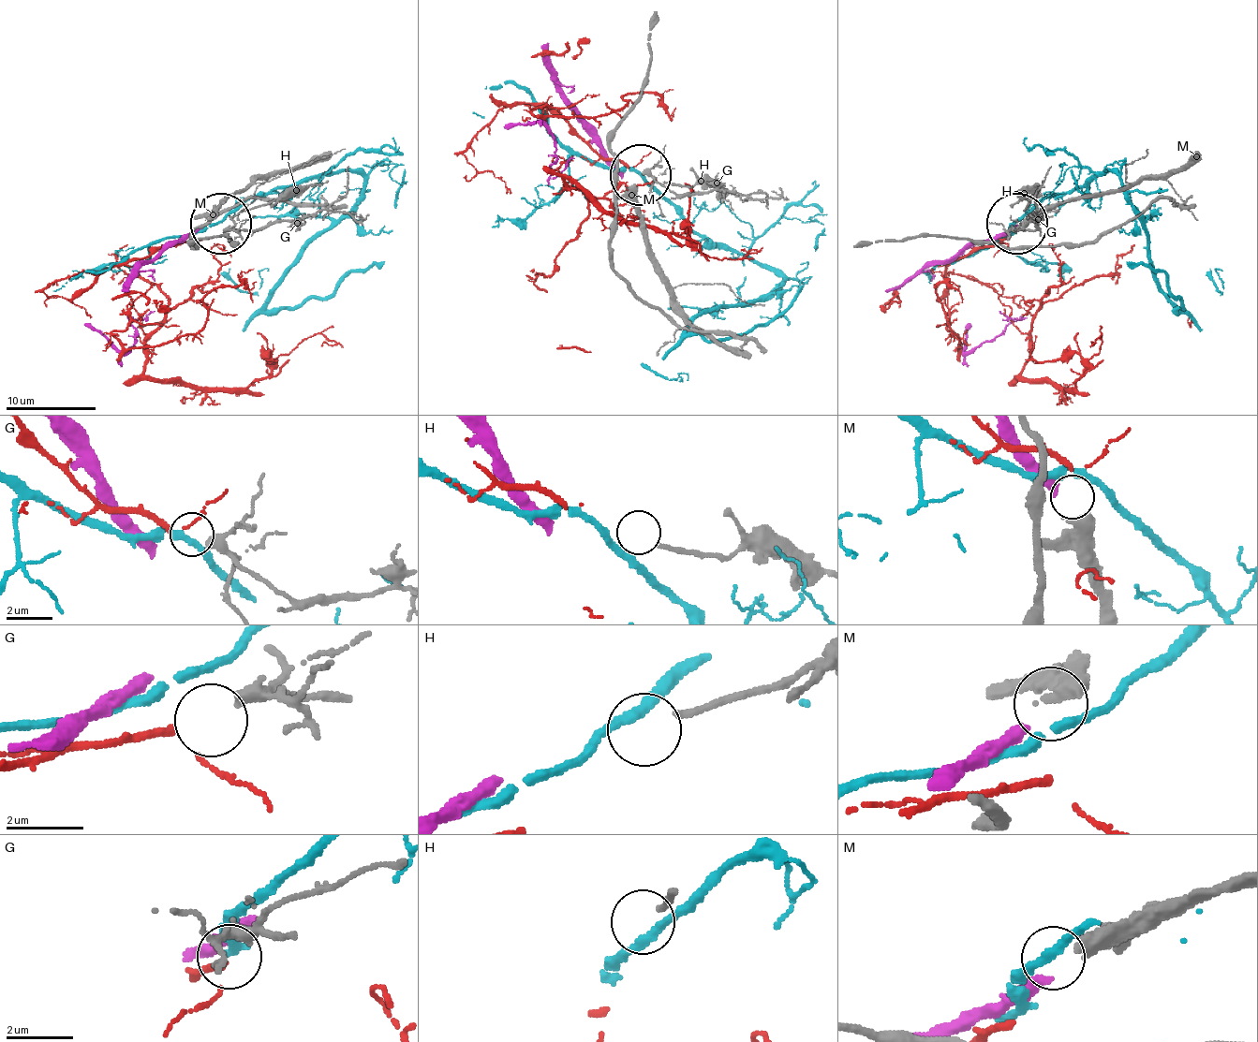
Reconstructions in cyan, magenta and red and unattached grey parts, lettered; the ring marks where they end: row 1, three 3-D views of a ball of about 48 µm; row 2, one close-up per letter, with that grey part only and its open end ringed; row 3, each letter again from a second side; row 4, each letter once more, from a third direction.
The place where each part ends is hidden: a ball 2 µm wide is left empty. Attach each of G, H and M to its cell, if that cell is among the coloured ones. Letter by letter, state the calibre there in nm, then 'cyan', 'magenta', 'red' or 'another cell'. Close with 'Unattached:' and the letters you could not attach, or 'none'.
G: calibre 320 nm; red
H: calibre 160 nm; another cell
M: calibre 650 nm; magenta
Unattached: H

